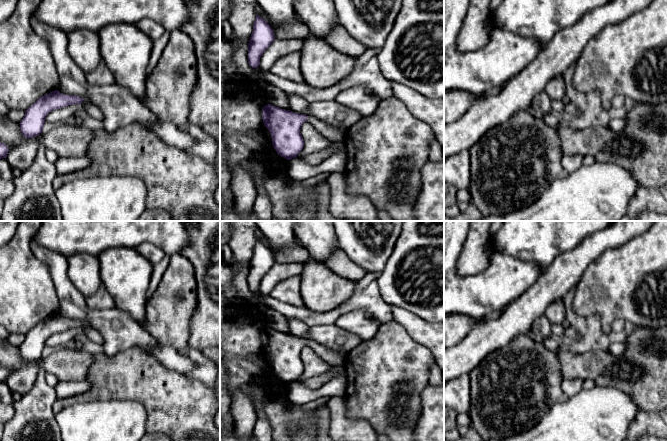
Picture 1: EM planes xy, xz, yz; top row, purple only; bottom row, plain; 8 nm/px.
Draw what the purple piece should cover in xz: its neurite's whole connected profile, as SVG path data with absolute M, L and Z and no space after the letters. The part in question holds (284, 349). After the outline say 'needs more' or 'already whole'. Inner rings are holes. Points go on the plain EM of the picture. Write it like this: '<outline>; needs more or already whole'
M271 328L263 331L262 343L264 350L270 355L272 369L277 378L287 384L297 382L304 371L300 354L306 345L330 366L344 366L348 358L348 353L337 352L315 341L294 337Z; needs more

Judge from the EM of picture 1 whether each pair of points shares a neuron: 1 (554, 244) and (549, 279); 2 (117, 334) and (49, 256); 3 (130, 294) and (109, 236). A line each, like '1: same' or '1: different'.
1: different
2: same
3: different

